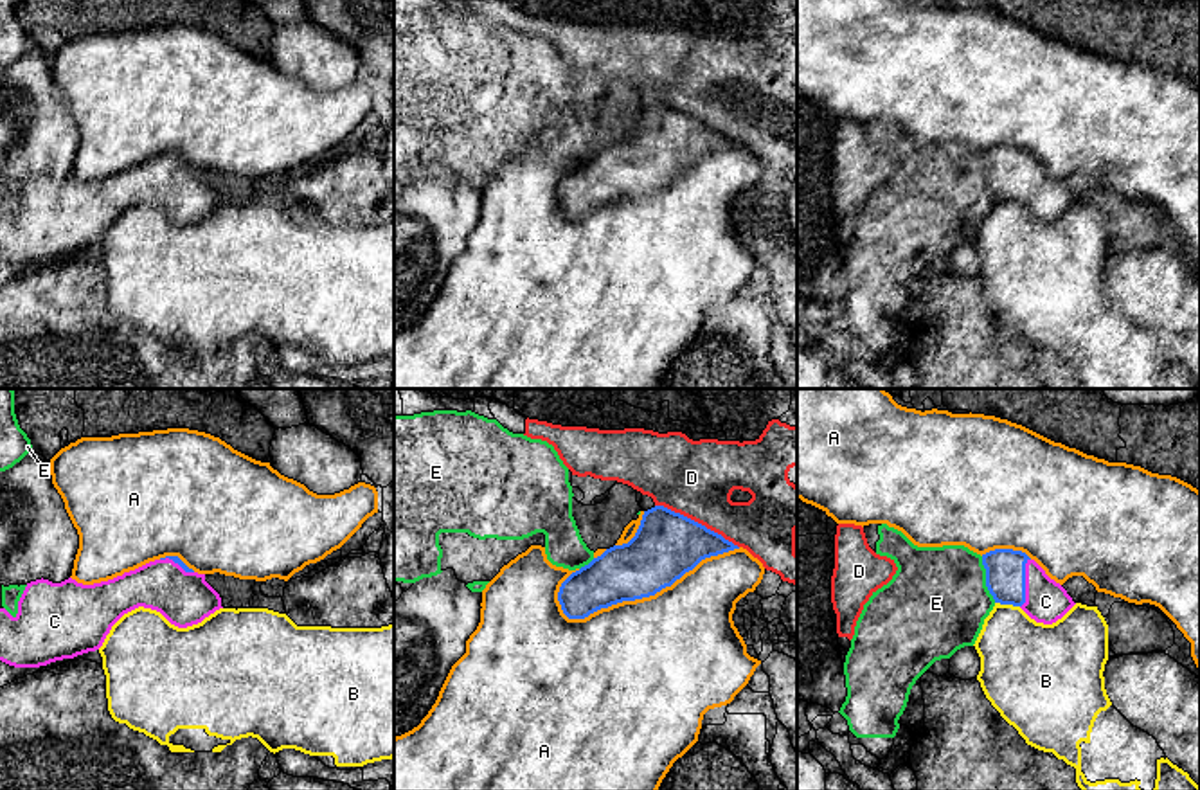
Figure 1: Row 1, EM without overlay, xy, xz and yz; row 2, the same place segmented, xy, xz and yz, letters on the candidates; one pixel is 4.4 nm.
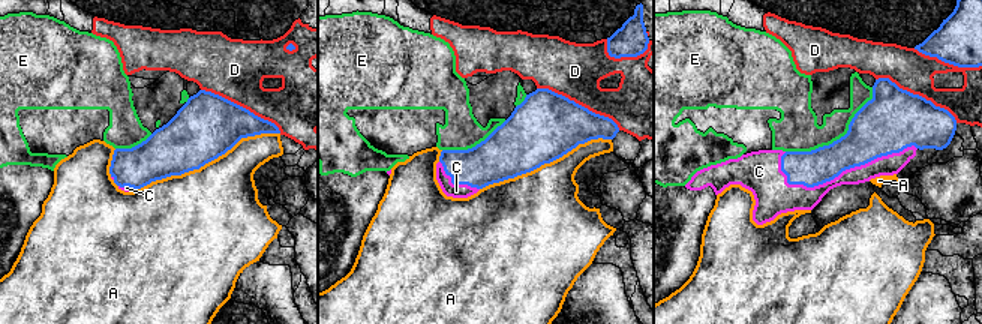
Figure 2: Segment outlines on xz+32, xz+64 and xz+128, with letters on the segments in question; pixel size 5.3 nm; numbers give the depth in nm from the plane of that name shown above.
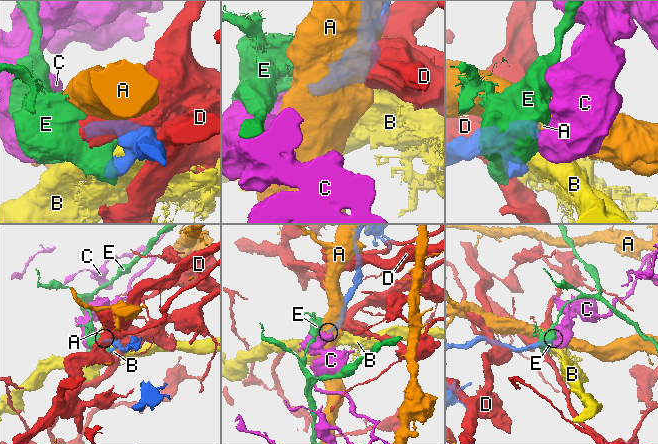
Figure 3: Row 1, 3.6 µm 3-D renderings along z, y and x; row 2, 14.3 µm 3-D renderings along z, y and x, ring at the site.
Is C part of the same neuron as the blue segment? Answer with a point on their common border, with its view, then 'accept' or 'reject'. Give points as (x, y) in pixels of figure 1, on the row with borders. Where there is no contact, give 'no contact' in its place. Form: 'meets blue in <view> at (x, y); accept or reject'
meets blue in yz at (1024, 583); accept

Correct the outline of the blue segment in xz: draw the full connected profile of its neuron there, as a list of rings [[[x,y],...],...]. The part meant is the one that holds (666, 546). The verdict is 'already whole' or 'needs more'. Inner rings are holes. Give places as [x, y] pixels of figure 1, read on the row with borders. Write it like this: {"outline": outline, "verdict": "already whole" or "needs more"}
{"outline": [[[664,506],[644,511],[635,536],[606,549],[572,572],[560,587],[558,601],[569,619],[622,601],[655,596],[671,587],[702,560],[739,549],[705,525]]], "verdict": "already whole"}

